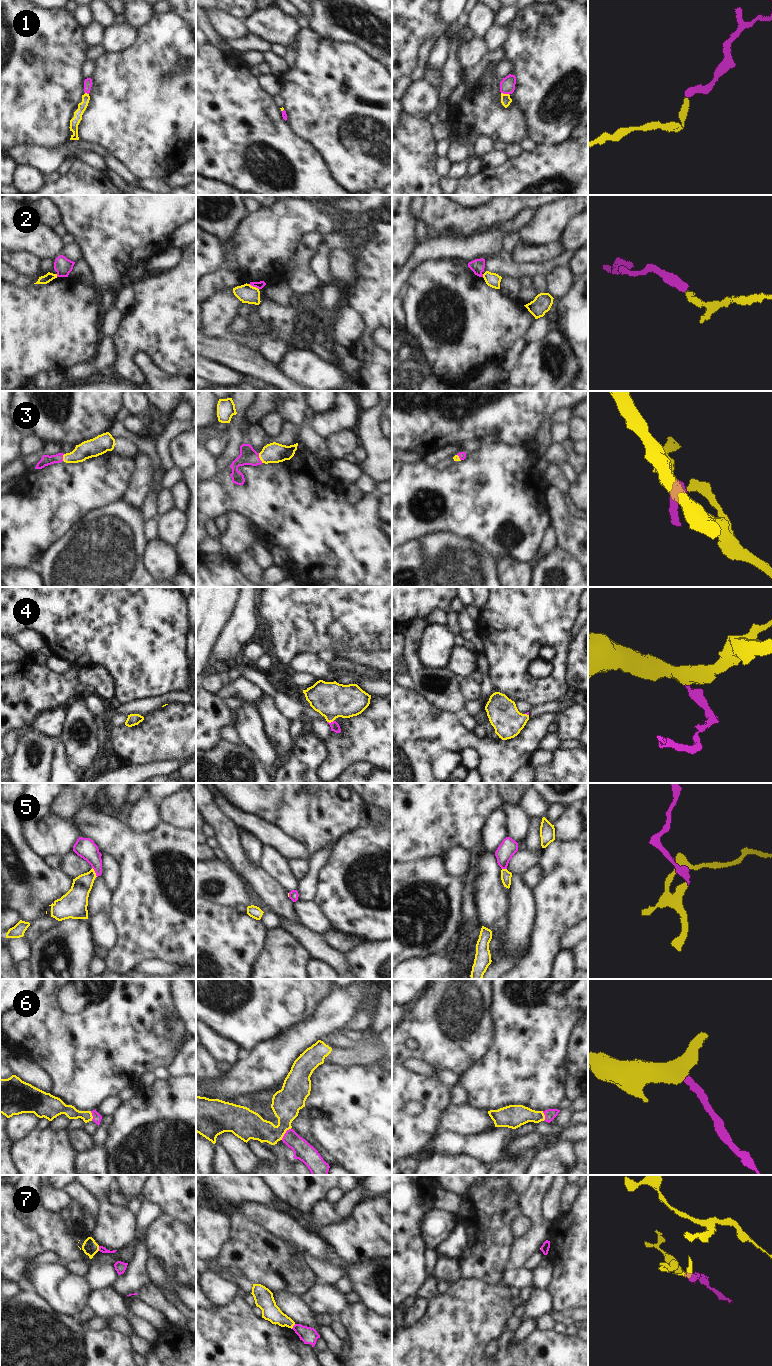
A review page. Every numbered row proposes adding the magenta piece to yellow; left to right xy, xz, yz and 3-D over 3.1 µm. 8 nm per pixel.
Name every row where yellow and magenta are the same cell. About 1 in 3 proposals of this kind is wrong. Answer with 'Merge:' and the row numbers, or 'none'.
Merge: 1, 3, 4, 5, 6, 7

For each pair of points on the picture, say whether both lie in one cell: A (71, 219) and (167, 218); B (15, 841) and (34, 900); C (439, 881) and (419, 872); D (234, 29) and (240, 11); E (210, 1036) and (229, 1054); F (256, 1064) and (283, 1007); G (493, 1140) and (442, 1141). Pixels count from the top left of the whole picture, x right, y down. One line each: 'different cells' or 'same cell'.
A: same cell
B: same cell
C: same cell
D: different cells
E: same cell
F: different cells
G: same cell

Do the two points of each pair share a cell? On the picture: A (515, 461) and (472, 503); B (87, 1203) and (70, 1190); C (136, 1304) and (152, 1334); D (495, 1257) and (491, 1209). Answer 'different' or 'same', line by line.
A: same
B: same
C: different
D: same

